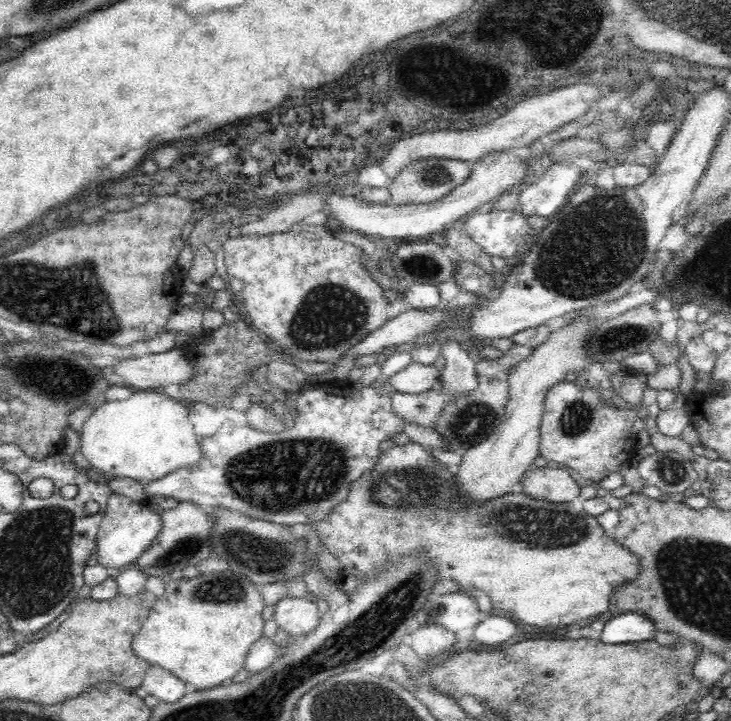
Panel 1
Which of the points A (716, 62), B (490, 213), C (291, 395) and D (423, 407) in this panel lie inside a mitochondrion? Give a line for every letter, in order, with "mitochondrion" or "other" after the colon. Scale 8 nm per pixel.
A: other
B: other
C: other
D: mitochondrion

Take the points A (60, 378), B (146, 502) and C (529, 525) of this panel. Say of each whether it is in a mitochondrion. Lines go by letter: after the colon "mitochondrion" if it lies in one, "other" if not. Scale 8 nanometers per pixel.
A: mitochondrion
B: other
C: mitochondrion

